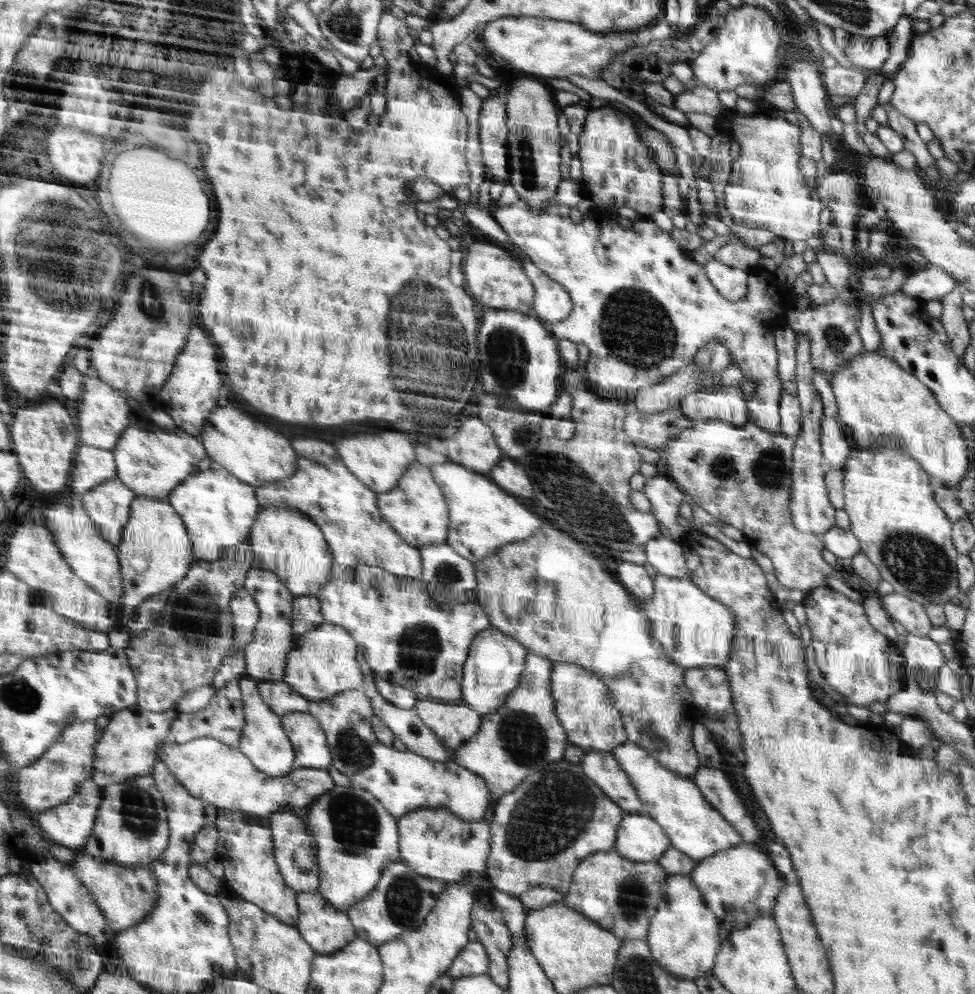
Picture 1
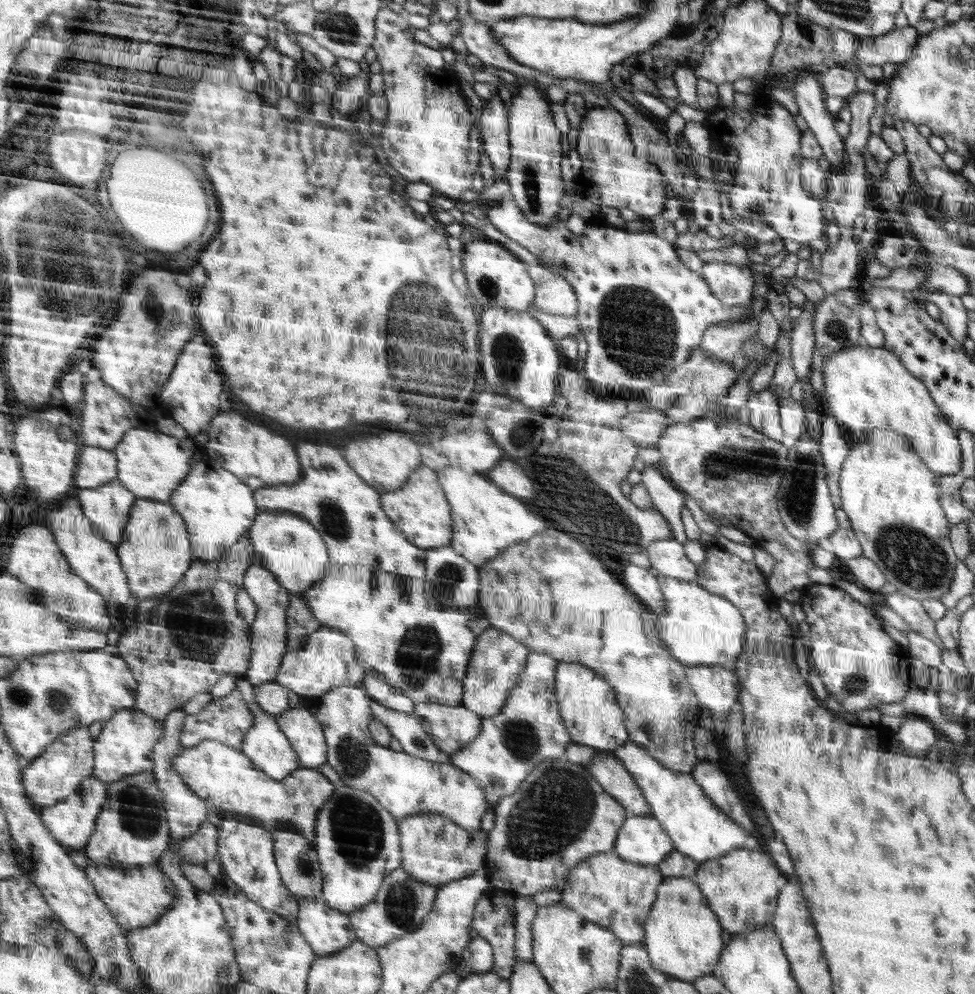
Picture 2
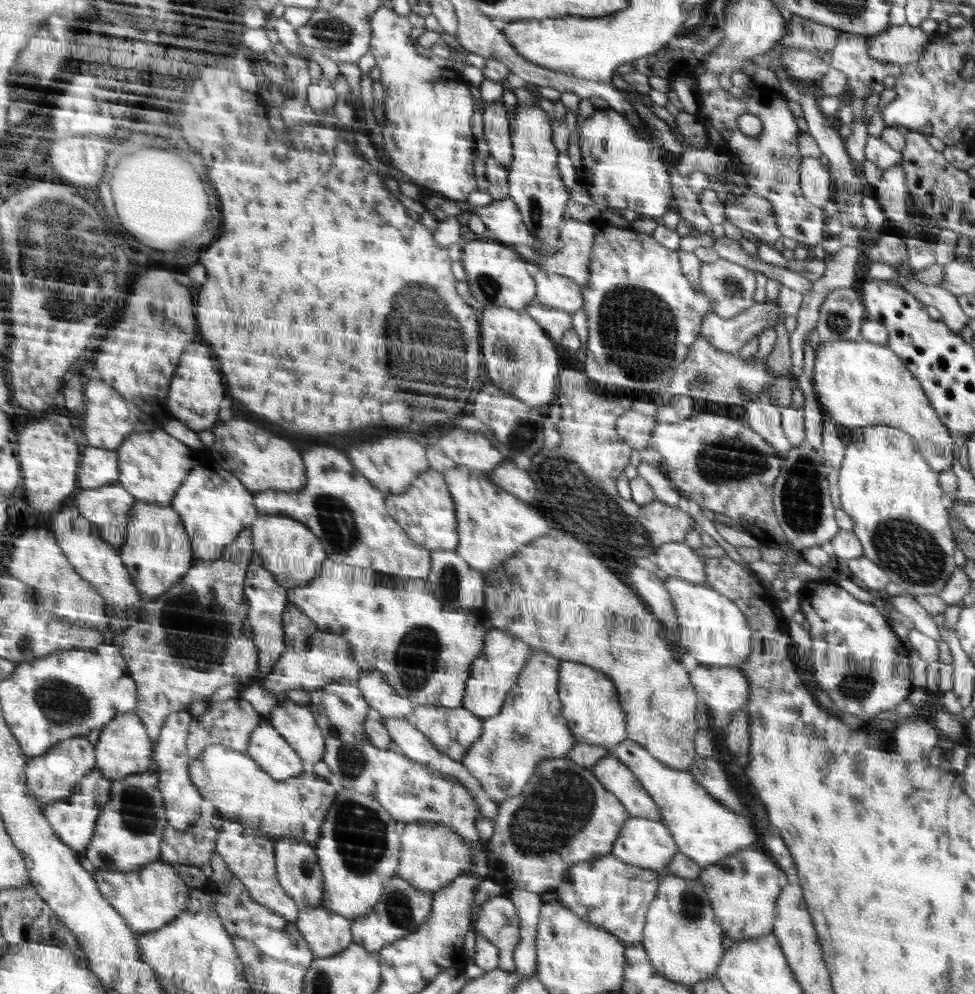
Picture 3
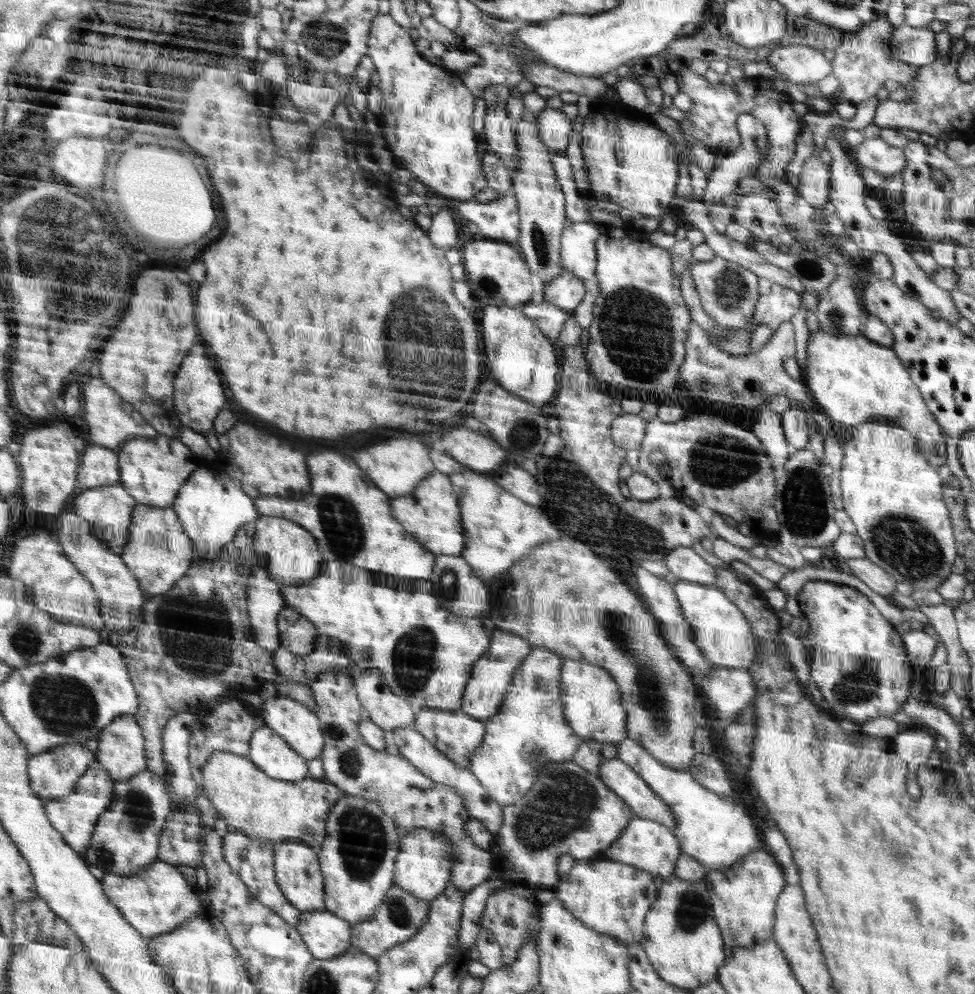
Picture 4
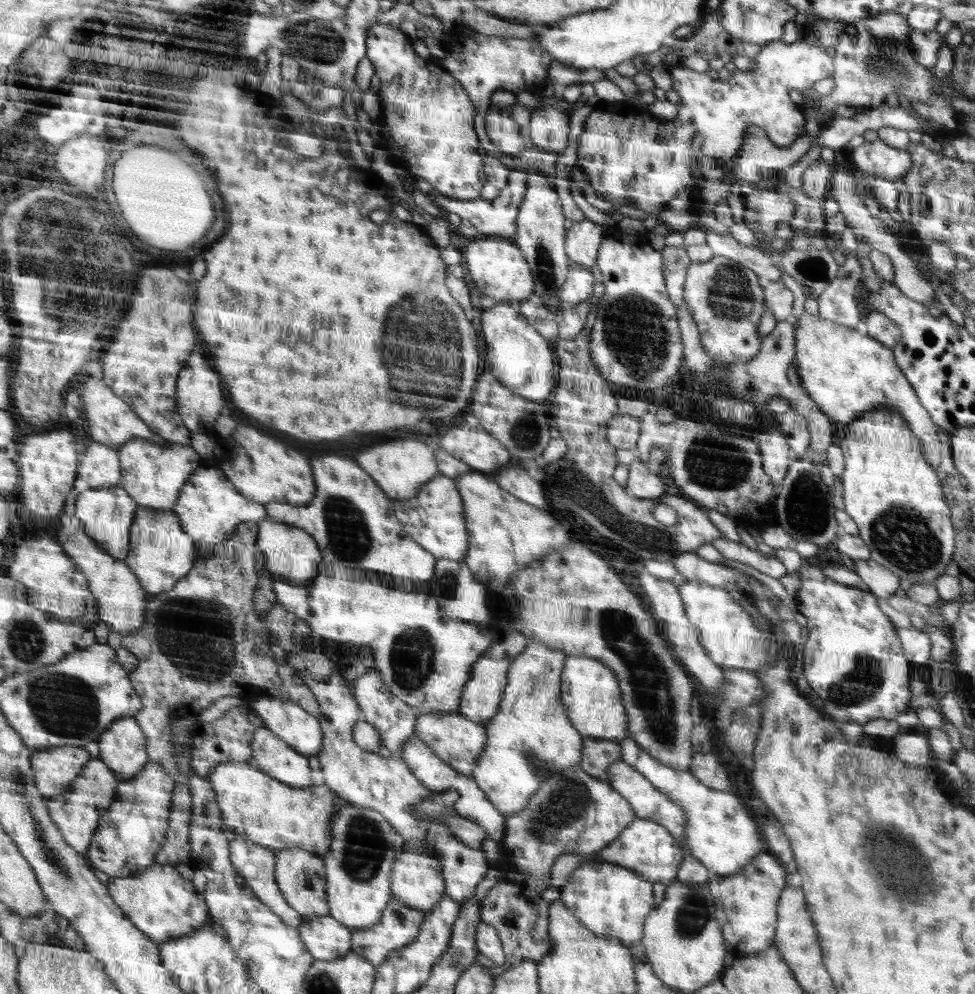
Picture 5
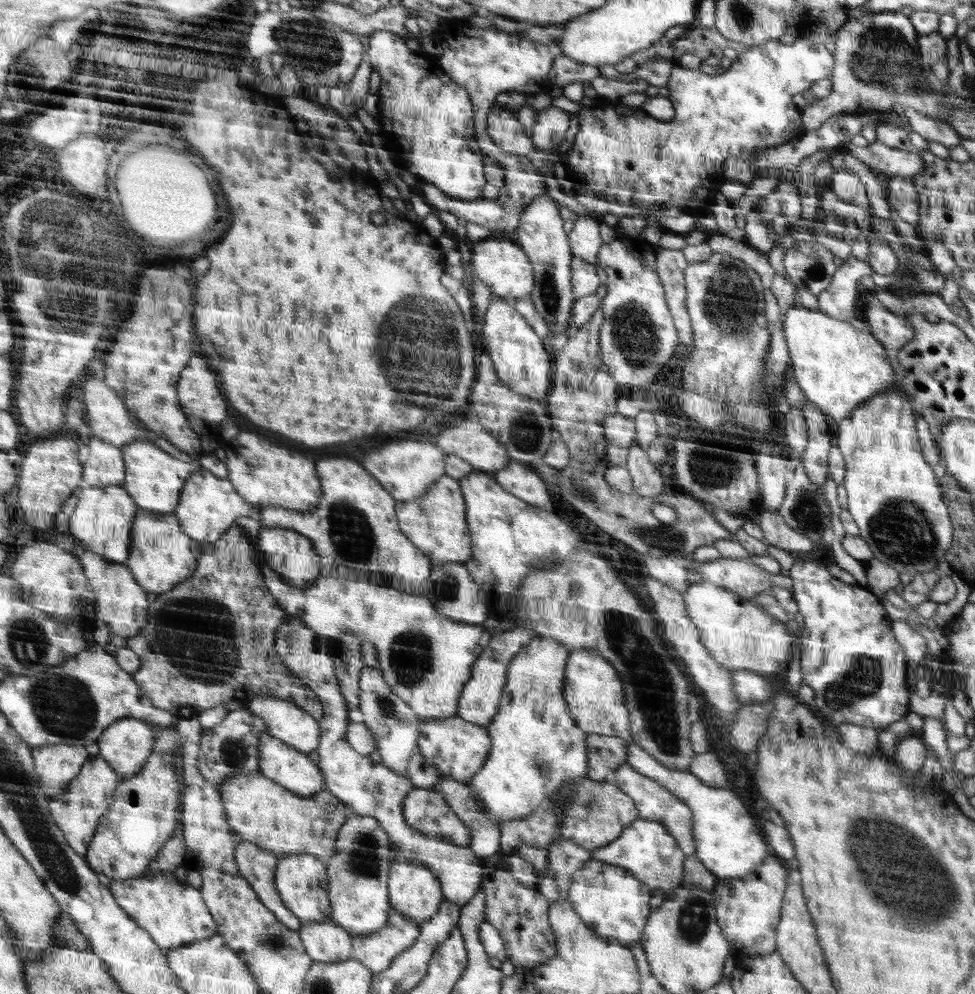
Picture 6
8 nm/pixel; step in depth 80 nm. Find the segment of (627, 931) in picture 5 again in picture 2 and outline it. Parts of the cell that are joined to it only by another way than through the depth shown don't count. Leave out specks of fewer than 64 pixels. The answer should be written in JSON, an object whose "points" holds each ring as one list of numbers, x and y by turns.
{"points":[[614,851,599,853,592,855,592,860,586,859,584,864,578,863,572,868,568,888,561,890,561,902,588,921,611,929,623,941,623,946,642,943,646,938,646,922,664,878,656,864,631,863]]}

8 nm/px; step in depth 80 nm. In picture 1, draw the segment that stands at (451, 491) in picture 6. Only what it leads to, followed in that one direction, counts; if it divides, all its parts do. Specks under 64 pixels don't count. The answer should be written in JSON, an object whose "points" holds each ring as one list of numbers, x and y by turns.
{"points":[[415,461,399,480,396,491,378,494,378,506,383,520,403,541,416,547,444,544,450,535,450,510,442,489,434,480,431,469]]}

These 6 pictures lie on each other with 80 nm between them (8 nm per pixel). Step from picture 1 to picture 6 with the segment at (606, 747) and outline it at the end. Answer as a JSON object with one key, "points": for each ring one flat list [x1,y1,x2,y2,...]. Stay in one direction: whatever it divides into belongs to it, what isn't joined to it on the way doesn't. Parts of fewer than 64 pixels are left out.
{"points":[[591,650,569,651,564,671,563,695,568,703,572,720,588,734,617,736,629,739,630,713,625,705,624,685,608,659]]}

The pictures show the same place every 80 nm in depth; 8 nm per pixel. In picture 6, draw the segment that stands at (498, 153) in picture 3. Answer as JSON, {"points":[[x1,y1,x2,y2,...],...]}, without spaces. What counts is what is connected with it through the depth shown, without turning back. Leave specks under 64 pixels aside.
{"points":[[493,106,488,115,487,132,500,150,508,154,527,156,538,151,530,138,524,136,514,110]]}

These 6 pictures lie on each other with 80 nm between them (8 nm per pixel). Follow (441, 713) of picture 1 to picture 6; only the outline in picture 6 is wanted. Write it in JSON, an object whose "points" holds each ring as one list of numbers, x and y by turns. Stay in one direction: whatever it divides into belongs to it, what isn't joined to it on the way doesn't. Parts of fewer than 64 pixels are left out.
{"points":[[457,714,452,718,432,719,420,722,419,751,428,764,433,764,446,777,460,782,470,780,483,768,490,757,492,740,485,727,472,724]]}

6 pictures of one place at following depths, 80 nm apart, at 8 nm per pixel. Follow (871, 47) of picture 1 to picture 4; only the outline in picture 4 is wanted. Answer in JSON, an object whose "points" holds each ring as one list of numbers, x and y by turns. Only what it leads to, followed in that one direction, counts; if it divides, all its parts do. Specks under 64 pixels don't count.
{"points":[[902,24,894,28,890,37,892,56,916,68,932,65,936,60,935,33,928,27,910,27]]}

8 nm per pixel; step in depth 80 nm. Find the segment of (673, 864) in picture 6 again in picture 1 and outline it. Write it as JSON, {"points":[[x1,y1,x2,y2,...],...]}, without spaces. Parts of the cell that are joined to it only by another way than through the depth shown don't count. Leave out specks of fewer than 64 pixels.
{"points":[[624,814,618,830,616,850,628,860,657,861,671,846,671,839,663,827,648,815]]}

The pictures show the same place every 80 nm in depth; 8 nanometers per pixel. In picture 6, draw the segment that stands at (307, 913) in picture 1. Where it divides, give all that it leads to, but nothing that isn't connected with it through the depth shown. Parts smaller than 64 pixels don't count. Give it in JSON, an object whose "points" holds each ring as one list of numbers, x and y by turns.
{"points":[[332,920,302,924,298,932,314,962,344,962,352,957,354,939,351,933]]}

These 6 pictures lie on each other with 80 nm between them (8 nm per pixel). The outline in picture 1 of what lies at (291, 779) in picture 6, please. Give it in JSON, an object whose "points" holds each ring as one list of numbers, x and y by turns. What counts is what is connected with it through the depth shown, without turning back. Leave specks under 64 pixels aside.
{"points":[[244,675,239,680,239,684,242,688,247,724,243,728,242,738,239,739,239,744,236,747,244,753,244,756,248,757,248,760,252,761,252,764,255,764,260,772,275,777,288,775,296,767,295,749,283,728,282,716,263,700,256,680]]}

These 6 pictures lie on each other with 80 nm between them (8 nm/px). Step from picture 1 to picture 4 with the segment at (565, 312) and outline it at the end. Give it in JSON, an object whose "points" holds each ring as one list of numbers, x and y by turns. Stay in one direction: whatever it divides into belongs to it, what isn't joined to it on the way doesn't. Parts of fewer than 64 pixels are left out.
{"points":[[568,271,557,276,551,284,541,287,539,300,554,304,562,310,574,312,575,308,583,303,585,294,585,280]]}

